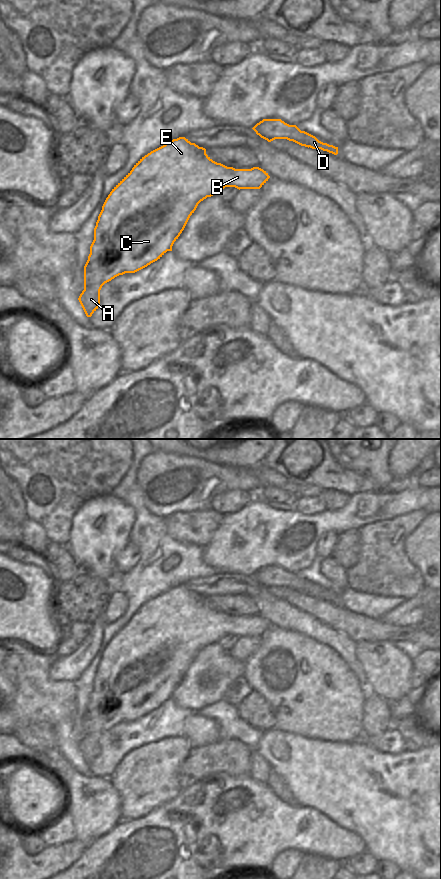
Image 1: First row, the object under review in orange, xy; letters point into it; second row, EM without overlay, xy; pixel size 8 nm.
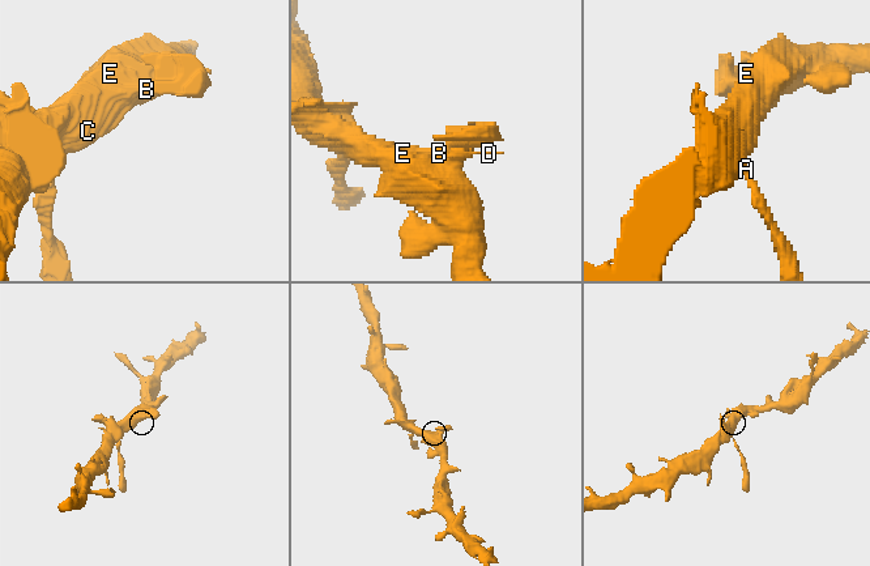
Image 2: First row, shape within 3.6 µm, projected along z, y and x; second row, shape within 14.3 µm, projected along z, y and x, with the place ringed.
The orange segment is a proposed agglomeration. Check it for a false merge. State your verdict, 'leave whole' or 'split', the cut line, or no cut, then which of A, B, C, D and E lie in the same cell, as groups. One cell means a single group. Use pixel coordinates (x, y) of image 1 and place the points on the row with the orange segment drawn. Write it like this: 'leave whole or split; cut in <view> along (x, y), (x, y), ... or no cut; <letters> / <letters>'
leave whole; no cut; A B C D E

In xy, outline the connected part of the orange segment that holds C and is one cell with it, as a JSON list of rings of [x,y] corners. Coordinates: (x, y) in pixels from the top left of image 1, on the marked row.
[[[185,137],[173,139],[142,157],[112,189],[98,216],[94,240],[84,266],[84,290],[78,298],[86,316],[91,317],[100,306],[100,290],[105,283],[119,275],[135,273],[160,259],[167,251],[172,251],[174,242],[201,201],[218,195],[225,187],[260,189],[269,178],[268,173],[259,167],[235,169],[217,163],[206,154],[205,148]]]

